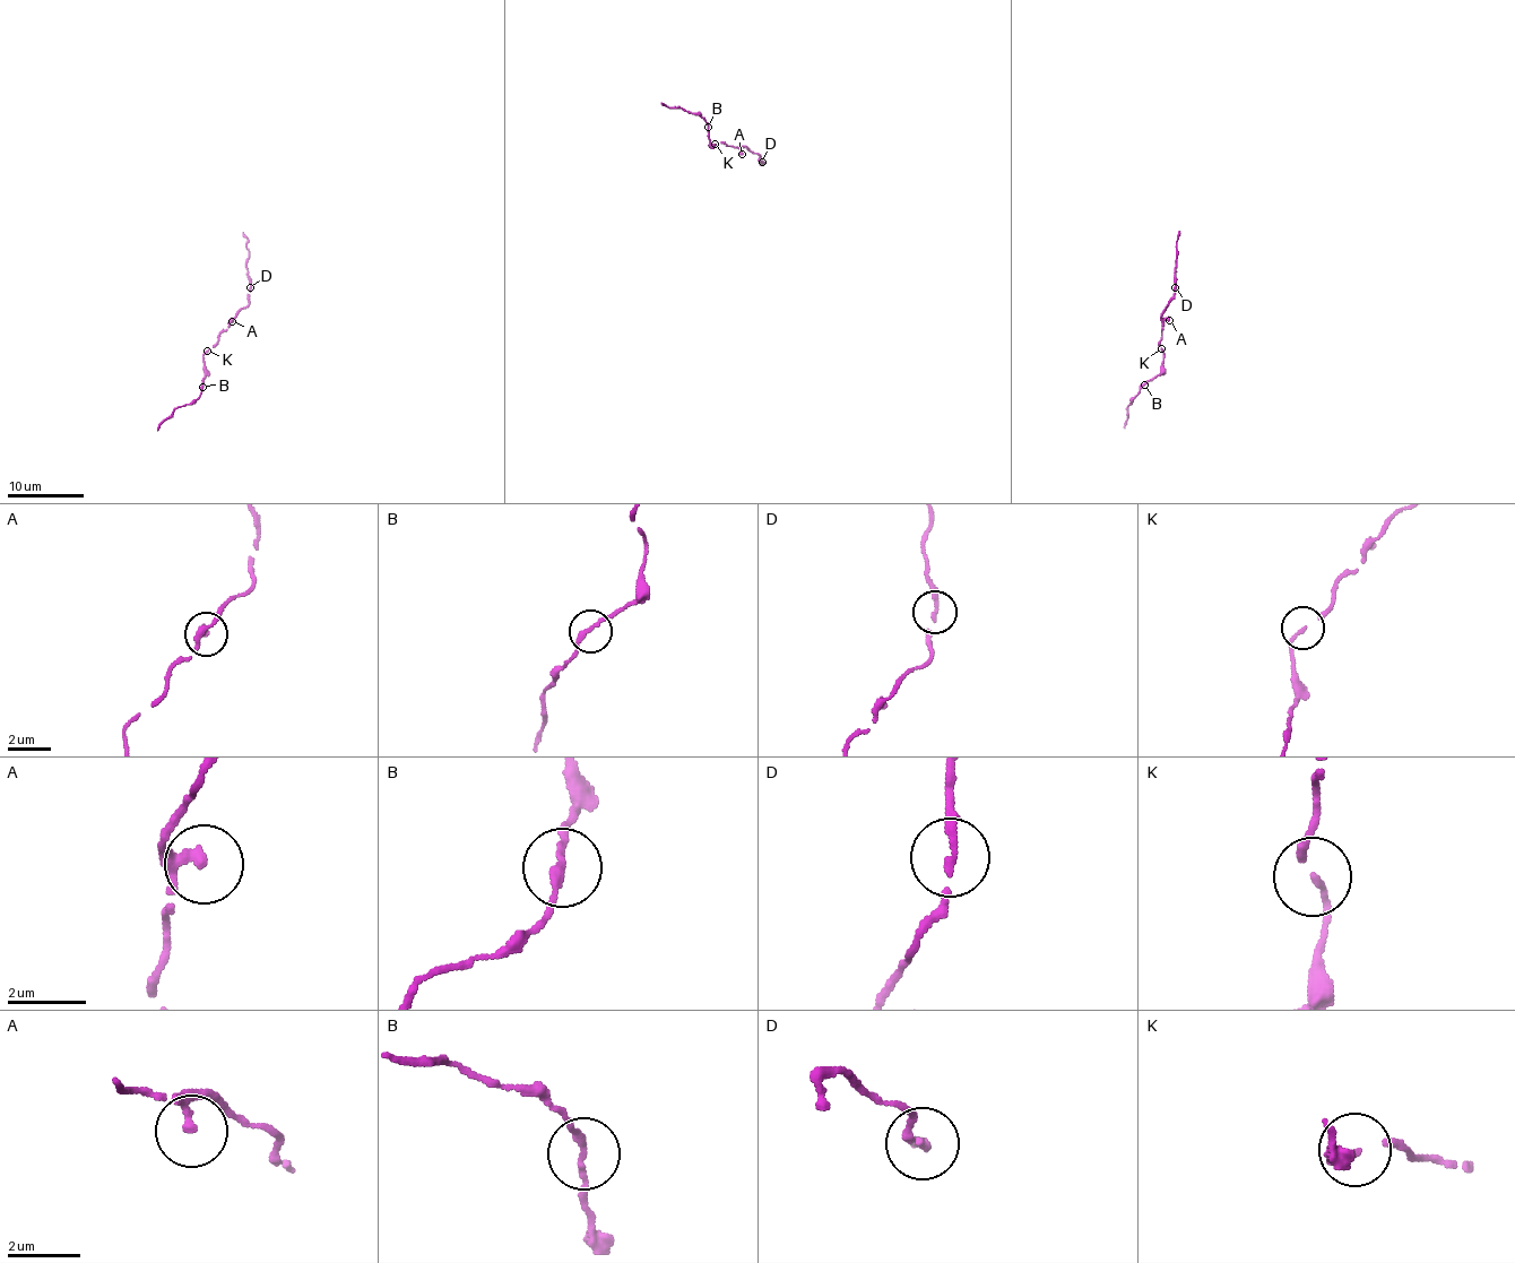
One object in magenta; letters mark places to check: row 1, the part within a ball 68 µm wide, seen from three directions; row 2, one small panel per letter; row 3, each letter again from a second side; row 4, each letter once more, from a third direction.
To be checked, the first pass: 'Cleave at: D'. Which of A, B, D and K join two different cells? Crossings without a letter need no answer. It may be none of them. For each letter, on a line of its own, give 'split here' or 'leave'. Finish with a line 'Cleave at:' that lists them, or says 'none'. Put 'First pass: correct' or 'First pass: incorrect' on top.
First pass: correct
A: leave
B: leave
D: split here
K: leave
Cleave at: D

